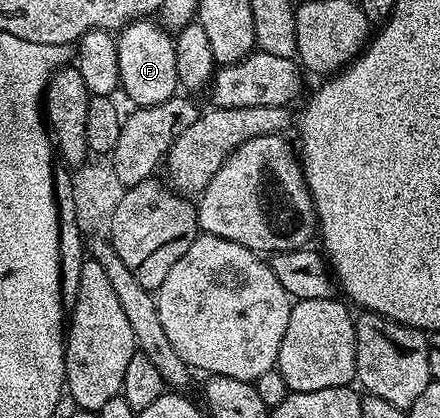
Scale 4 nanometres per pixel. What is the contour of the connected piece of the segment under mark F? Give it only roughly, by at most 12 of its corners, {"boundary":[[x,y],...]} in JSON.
{"boundary":[[139,17],[116,35],[134,107],[180,91],[171,32]]}

